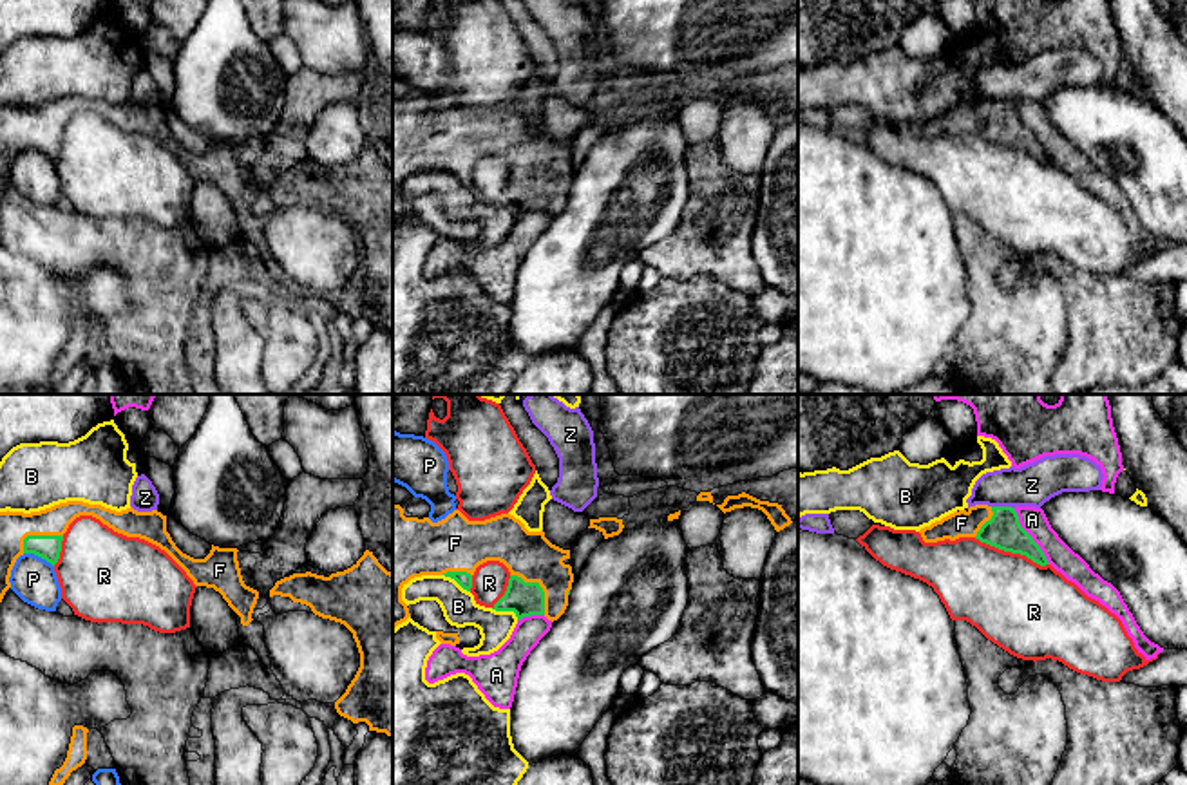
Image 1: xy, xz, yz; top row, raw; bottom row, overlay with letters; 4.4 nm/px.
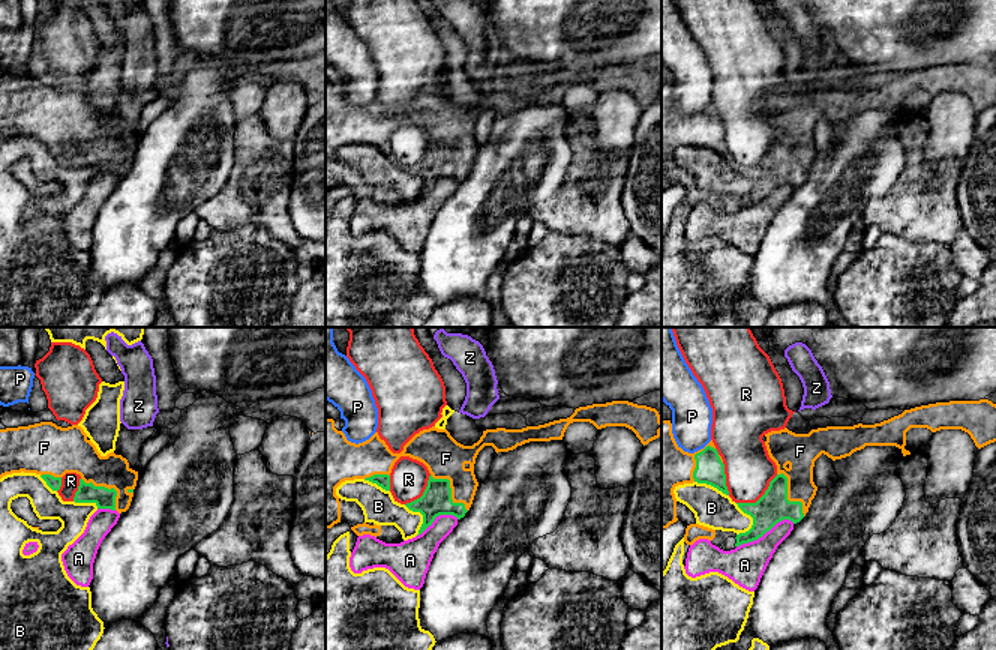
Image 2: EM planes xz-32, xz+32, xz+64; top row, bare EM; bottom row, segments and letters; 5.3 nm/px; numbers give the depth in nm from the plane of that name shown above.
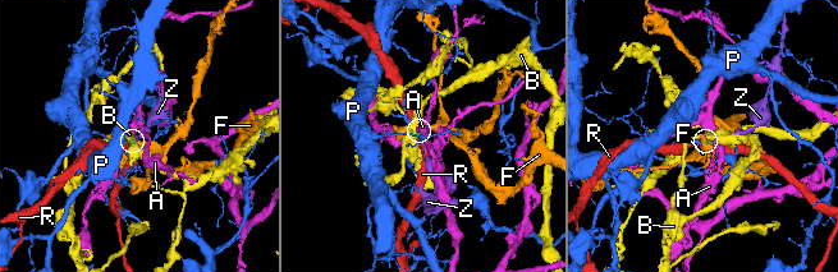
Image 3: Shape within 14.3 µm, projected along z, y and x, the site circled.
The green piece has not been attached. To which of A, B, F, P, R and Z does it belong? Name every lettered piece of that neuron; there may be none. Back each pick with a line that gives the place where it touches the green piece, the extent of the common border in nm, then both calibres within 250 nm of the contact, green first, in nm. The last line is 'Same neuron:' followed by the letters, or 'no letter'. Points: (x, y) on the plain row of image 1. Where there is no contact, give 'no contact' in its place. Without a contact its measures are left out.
F: meets green in xz at (540, 181); contact 240 nm long; 150 nm thick on the green side, 220 nm on the other
Same neuron: F

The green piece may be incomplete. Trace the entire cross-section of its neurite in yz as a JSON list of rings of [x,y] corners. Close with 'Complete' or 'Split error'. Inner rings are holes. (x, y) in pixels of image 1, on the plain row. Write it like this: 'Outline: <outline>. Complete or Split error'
Outline: [[[975,99],[921,123],[919,128],[925,137],[975,132],[999,145],[1026,150],[1040,161],[1049,159],[1040,141],[1021,121],[1019,110],[1011,101]]]. Split error

